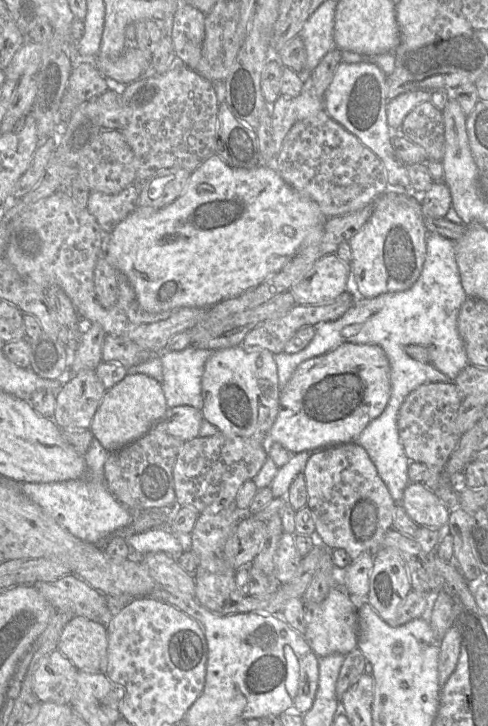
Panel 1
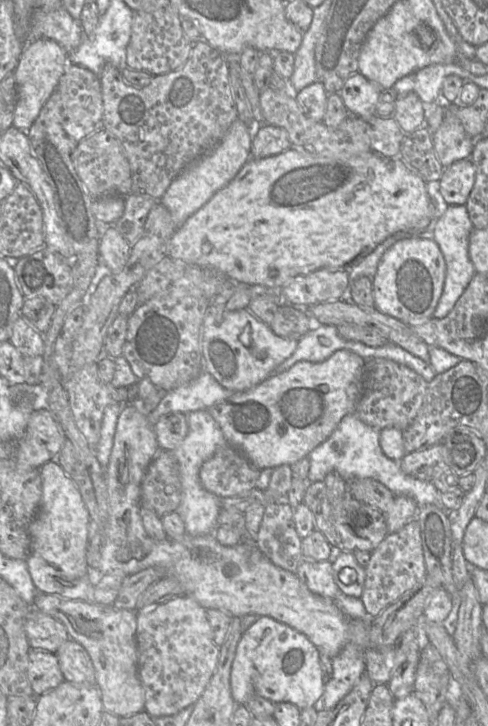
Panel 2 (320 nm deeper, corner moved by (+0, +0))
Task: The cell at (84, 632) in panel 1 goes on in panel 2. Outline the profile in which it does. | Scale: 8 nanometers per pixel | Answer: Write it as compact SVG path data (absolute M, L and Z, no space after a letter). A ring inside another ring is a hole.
M32 606L24 628L32 650L56 653L70 639L65 626L60 621Z

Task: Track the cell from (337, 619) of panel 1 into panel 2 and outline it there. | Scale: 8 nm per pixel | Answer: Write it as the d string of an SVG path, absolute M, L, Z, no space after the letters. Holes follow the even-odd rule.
M302 559L295 573L312 593L334 601L337 592L340 591L334 581L329 560Z

